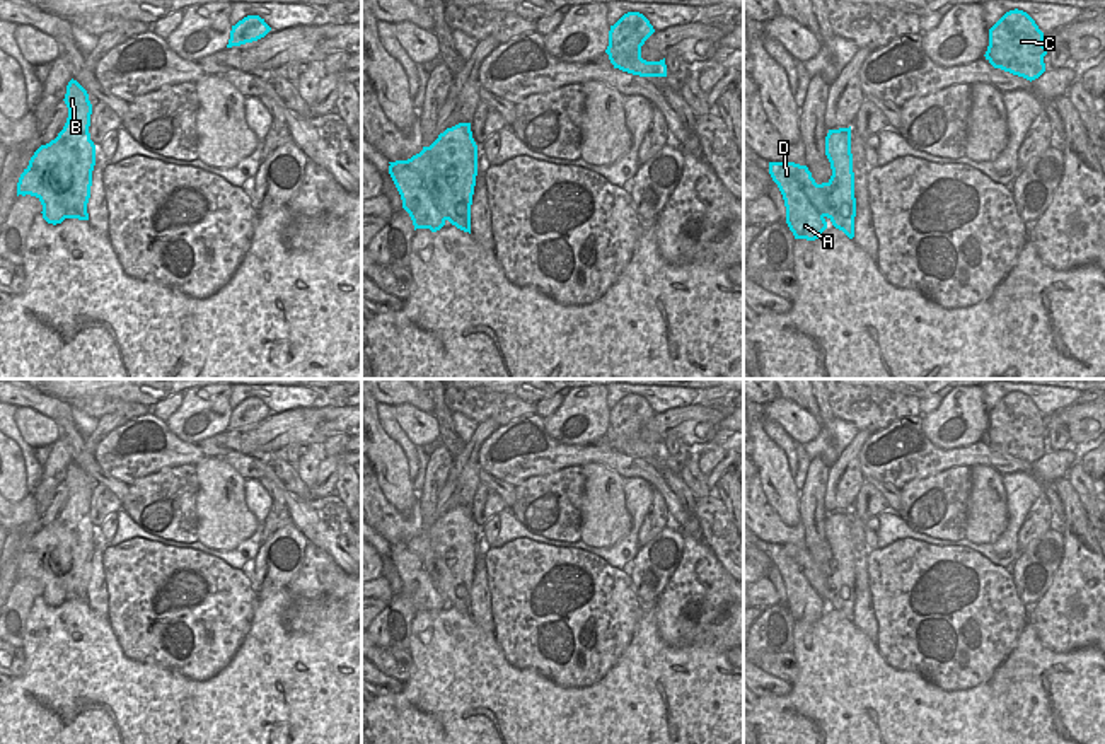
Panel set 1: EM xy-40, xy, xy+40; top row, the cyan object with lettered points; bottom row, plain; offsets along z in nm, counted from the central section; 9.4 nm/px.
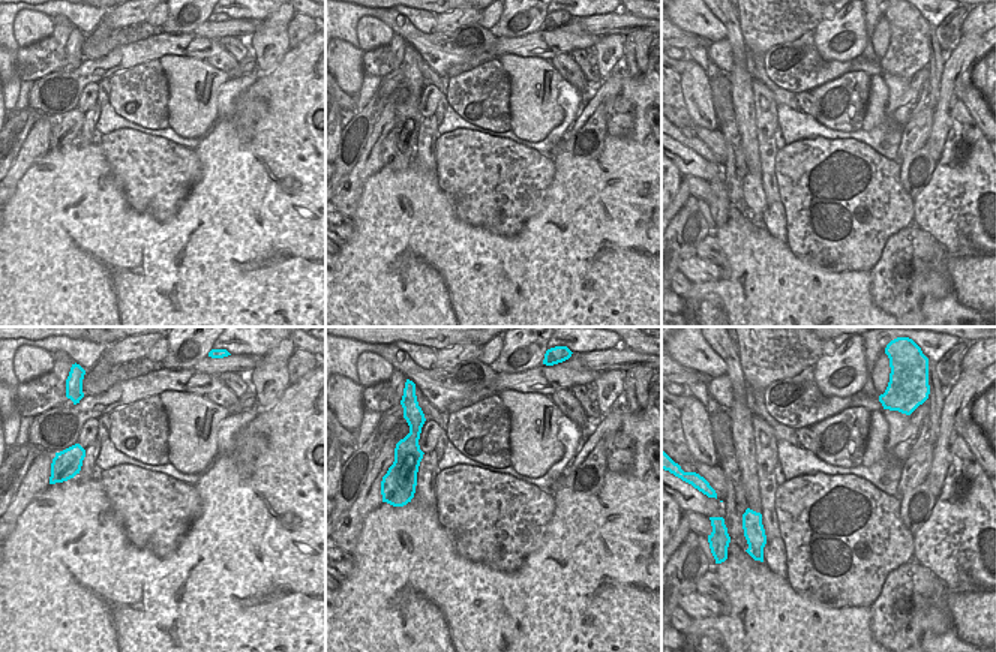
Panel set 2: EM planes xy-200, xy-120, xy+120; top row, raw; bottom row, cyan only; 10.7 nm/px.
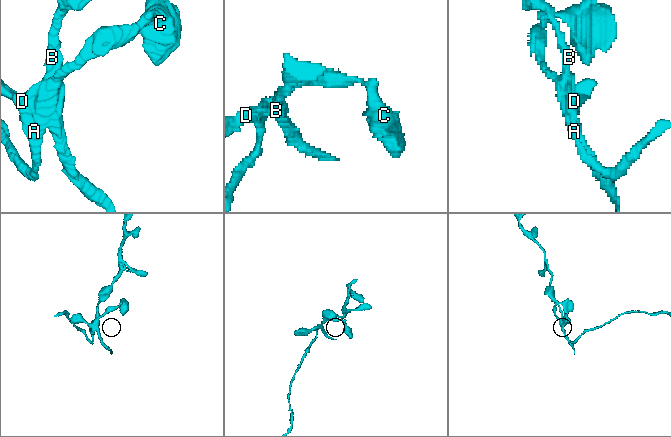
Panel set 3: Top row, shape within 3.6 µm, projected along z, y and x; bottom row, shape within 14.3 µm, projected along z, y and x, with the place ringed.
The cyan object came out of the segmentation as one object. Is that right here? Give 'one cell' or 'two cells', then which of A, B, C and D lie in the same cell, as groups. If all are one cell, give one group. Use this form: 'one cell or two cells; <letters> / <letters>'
two cells; A C D / B

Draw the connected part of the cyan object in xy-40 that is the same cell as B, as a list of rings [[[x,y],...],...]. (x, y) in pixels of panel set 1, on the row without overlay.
[[[73,461],[67,468],[63,483],[68,490],[68,500],[63,512],[51,524],[61,524],[82,544],[68,551],[65,558],[53,560],[49,568],[63,580],[67,601],[89,602],[87,585],[95,548],[95,527],[89,515],[92,486],[87,473]]]

